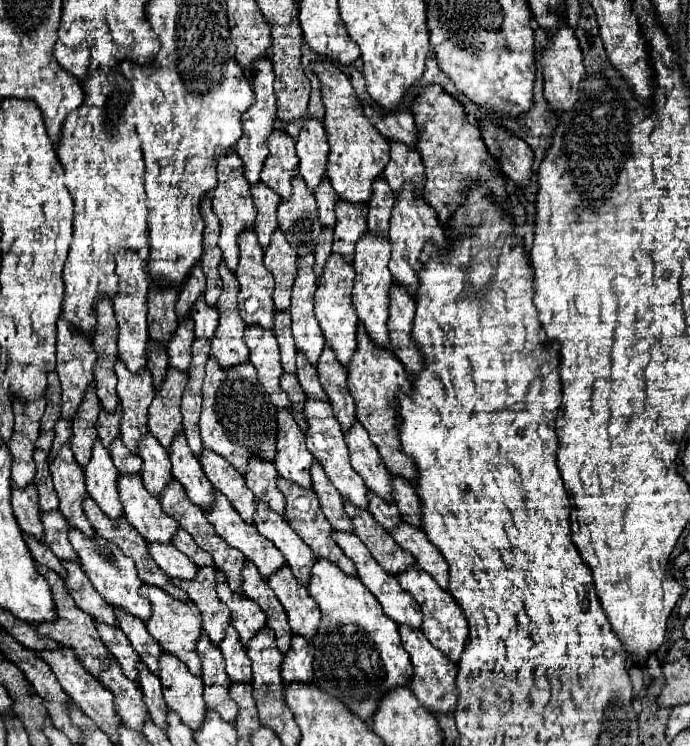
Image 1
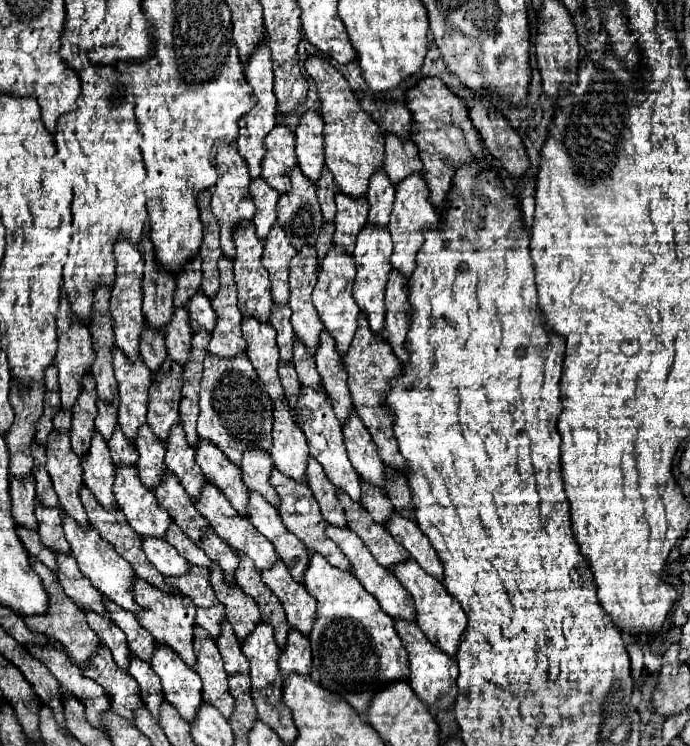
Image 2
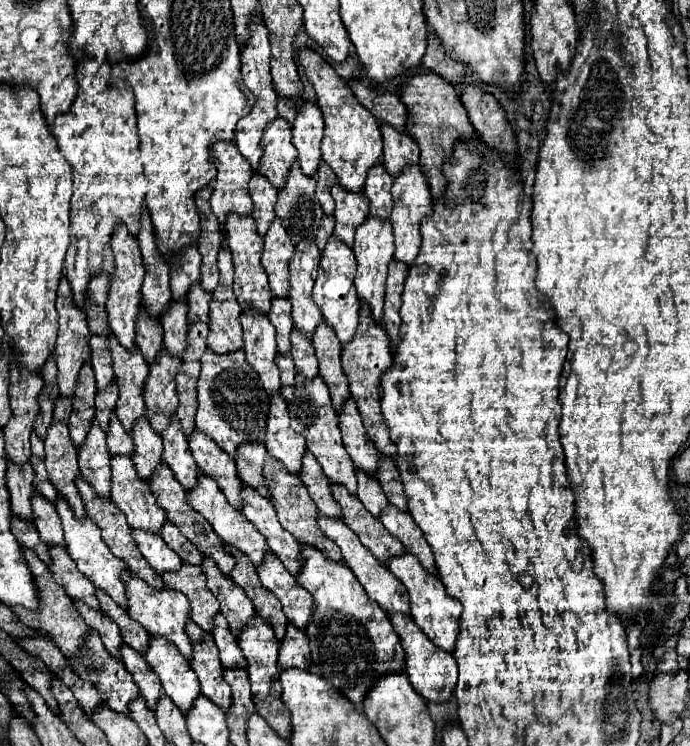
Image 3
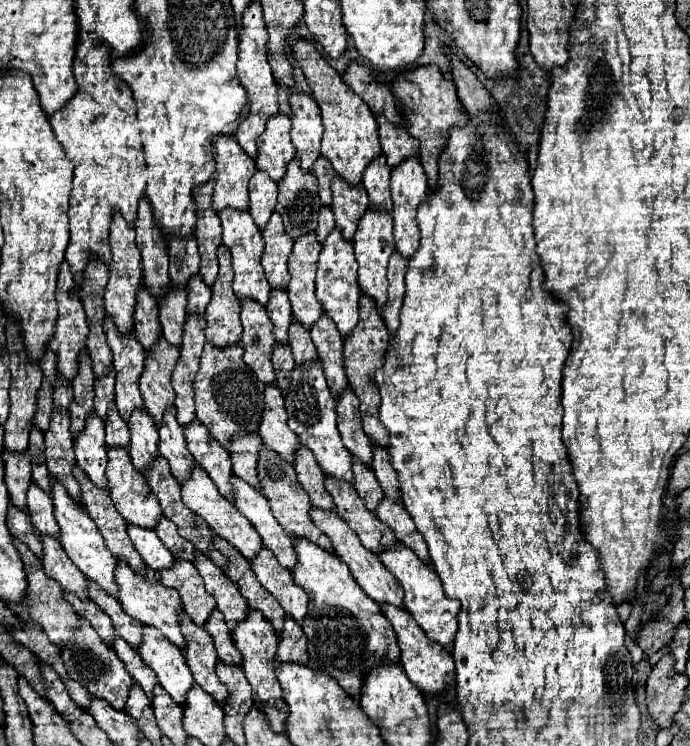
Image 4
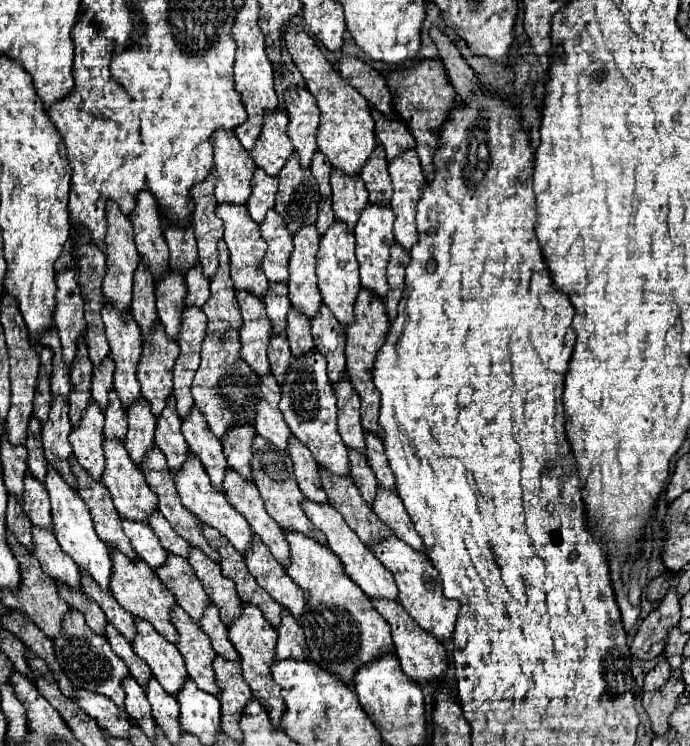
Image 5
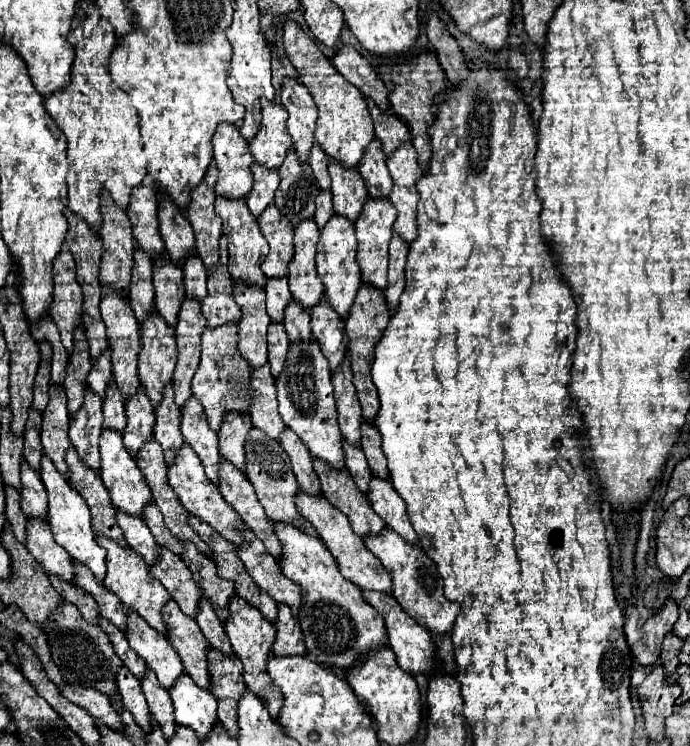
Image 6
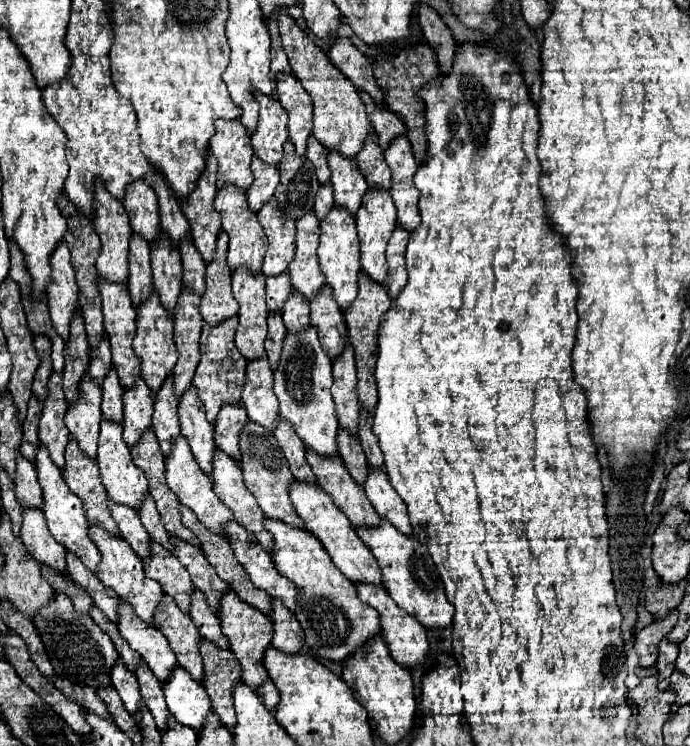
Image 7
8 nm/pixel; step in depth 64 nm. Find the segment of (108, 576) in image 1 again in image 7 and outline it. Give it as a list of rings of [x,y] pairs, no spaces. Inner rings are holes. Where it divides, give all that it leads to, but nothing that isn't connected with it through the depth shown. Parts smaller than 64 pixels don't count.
[[[40,444],[40,450],[36,454],[36,470],[38,470],[38,482],[42,486],[42,492],[44,492],[44,516],[46,516],[46,522],[48,522],[48,528],[50,528],[50,534],[66,548],[70,550],[72,554],[76,554],[82,564],[86,564],[92,572],[98,572],[98,564],[100,564],[100,552],[98,548],[94,546],[94,542],[90,540],[88,536],[88,530],[90,530],[90,524],[88,524],[88,518],[86,518],[86,510],[82,506],[82,500],[70,492],[70,488],[66,486],[64,478],[62,478],[62,472],[54,466],[54,462],[50,460],[50,456],[46,454],[46,448]]]

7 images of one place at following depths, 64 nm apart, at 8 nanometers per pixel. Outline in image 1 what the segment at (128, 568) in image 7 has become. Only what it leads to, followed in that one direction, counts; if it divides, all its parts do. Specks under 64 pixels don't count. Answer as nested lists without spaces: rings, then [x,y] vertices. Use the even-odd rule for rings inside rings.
[[[142,584],[140,594],[144,594],[144,598],[148,598],[152,604],[152,616],[146,622],[148,632],[160,642],[164,652],[176,656],[178,660],[182,660],[188,666],[188,670],[194,676],[200,676],[202,674],[202,662],[198,658],[196,644],[198,644],[200,634],[202,634],[202,616],[198,612],[198,608],[194,606],[194,602],[180,602],[180,600],[172,598],[170,594],[166,594],[162,588],[148,586],[148,584]]]

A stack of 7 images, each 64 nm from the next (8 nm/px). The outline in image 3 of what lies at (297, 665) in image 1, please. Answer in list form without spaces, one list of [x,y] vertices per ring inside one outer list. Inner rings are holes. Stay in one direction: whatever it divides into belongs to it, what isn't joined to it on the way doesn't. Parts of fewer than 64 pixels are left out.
[[[288,624],[286,636],[280,644],[278,666],[282,670],[288,670],[288,668],[308,670],[310,668],[310,648],[308,648],[306,632],[298,630],[294,624]]]

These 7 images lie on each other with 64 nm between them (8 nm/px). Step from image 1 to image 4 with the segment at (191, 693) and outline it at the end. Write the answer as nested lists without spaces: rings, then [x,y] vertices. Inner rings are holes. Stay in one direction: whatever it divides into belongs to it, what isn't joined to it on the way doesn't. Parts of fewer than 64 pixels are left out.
[[[144,628],[144,642],[138,652],[142,660],[156,672],[160,686],[172,696],[176,704],[182,706],[188,692],[196,684],[182,650],[158,634],[158,630]]]

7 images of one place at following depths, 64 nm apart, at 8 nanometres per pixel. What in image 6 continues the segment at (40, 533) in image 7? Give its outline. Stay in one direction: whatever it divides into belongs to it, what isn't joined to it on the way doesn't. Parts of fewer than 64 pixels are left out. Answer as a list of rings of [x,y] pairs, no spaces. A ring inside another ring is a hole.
[[[32,518],[32,520],[28,520],[26,532],[28,532],[26,548],[42,564],[42,568],[48,574],[56,574],[56,576],[64,578],[66,582],[74,584],[76,576],[74,576],[72,558],[68,556],[66,550],[62,550],[62,546],[56,544],[48,522]]]

